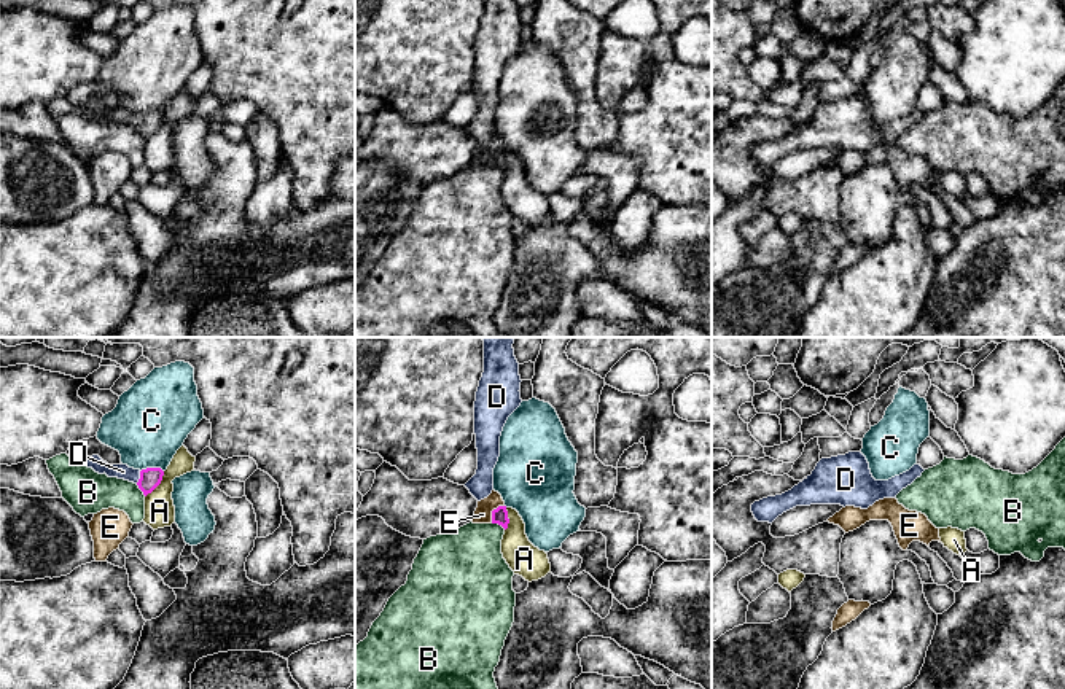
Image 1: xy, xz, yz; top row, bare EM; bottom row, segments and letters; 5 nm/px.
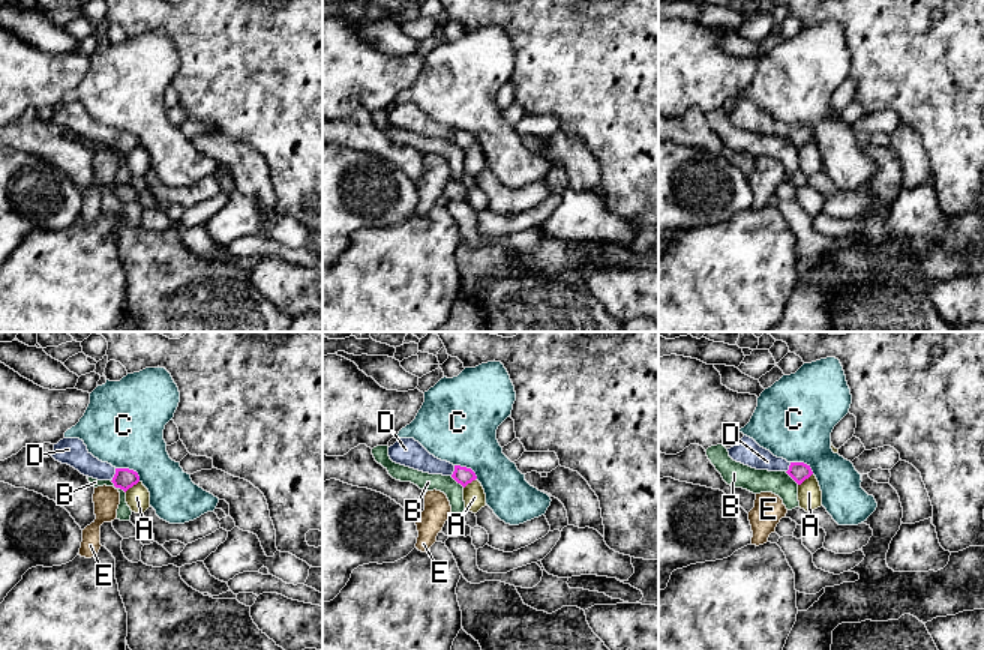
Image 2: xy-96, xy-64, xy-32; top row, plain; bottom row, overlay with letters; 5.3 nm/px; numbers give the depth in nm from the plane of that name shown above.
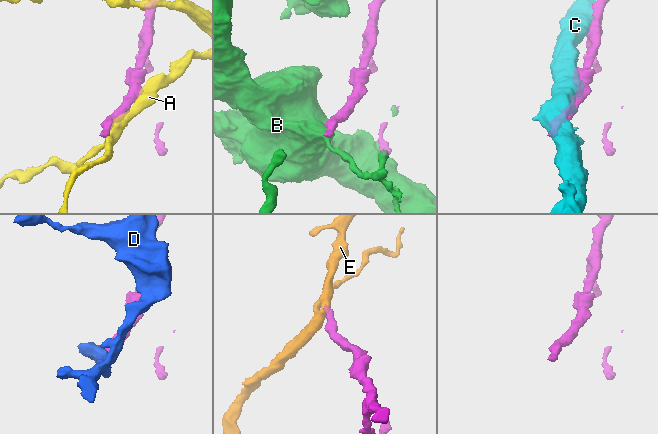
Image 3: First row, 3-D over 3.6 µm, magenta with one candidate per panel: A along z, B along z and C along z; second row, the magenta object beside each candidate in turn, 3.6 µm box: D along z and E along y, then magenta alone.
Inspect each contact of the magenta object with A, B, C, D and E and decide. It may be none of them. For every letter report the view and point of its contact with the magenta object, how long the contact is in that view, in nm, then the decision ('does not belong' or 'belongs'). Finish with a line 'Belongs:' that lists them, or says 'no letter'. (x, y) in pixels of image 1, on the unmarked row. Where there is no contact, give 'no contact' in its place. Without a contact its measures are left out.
A: meets magenta in xy at (158, 128); contact 170 nm long; does not belong
B: meets magenta in xz at (499, 167); contact 90 nm long; does not belong
C: meets magenta in xy at (152, 112); contact 120 nm long; does not belong
D: meets magenta in xy at (140, 121); contact 70 nm long; belongs
E: meets magenta in xz at (492, 155); contact 110 nm long; does not belong
Belongs: D

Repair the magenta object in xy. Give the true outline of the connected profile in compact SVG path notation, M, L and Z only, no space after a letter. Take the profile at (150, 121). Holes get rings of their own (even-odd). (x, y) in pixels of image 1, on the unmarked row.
M99 99L89 100L83 105L84 110L92 111L99 118L107 118L108 121L118 121L138 129L138 132L146 140L151 137L162 124L164 115L161 111L146 111L146 113L134 113L127 108L108 108Z

